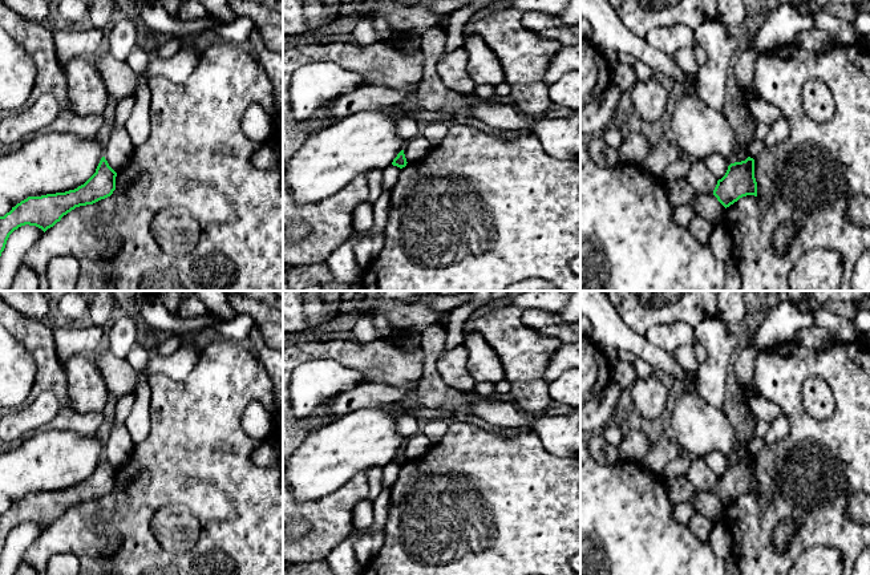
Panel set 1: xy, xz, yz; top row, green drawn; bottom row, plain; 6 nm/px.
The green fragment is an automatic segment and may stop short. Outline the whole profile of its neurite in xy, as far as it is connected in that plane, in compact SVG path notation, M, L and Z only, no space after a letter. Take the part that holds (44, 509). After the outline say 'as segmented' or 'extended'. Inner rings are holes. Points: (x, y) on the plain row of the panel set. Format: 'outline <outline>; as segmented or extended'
outline M102 454L96 470L77 486L41 494L28 494L17 501L9 510L0 514L0 554L15 527L29 522L45 530L76 505L93 502L110 494L116 487L116 474L117 470Z; as segmented

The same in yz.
outline M748 454L745 458L731 461L725 473L717 478L713 493L725 506L742 494L757 494L754 457Z; as segmented

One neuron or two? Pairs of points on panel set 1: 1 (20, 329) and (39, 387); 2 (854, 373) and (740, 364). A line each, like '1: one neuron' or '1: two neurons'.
1: one neuron
2: two neurons

